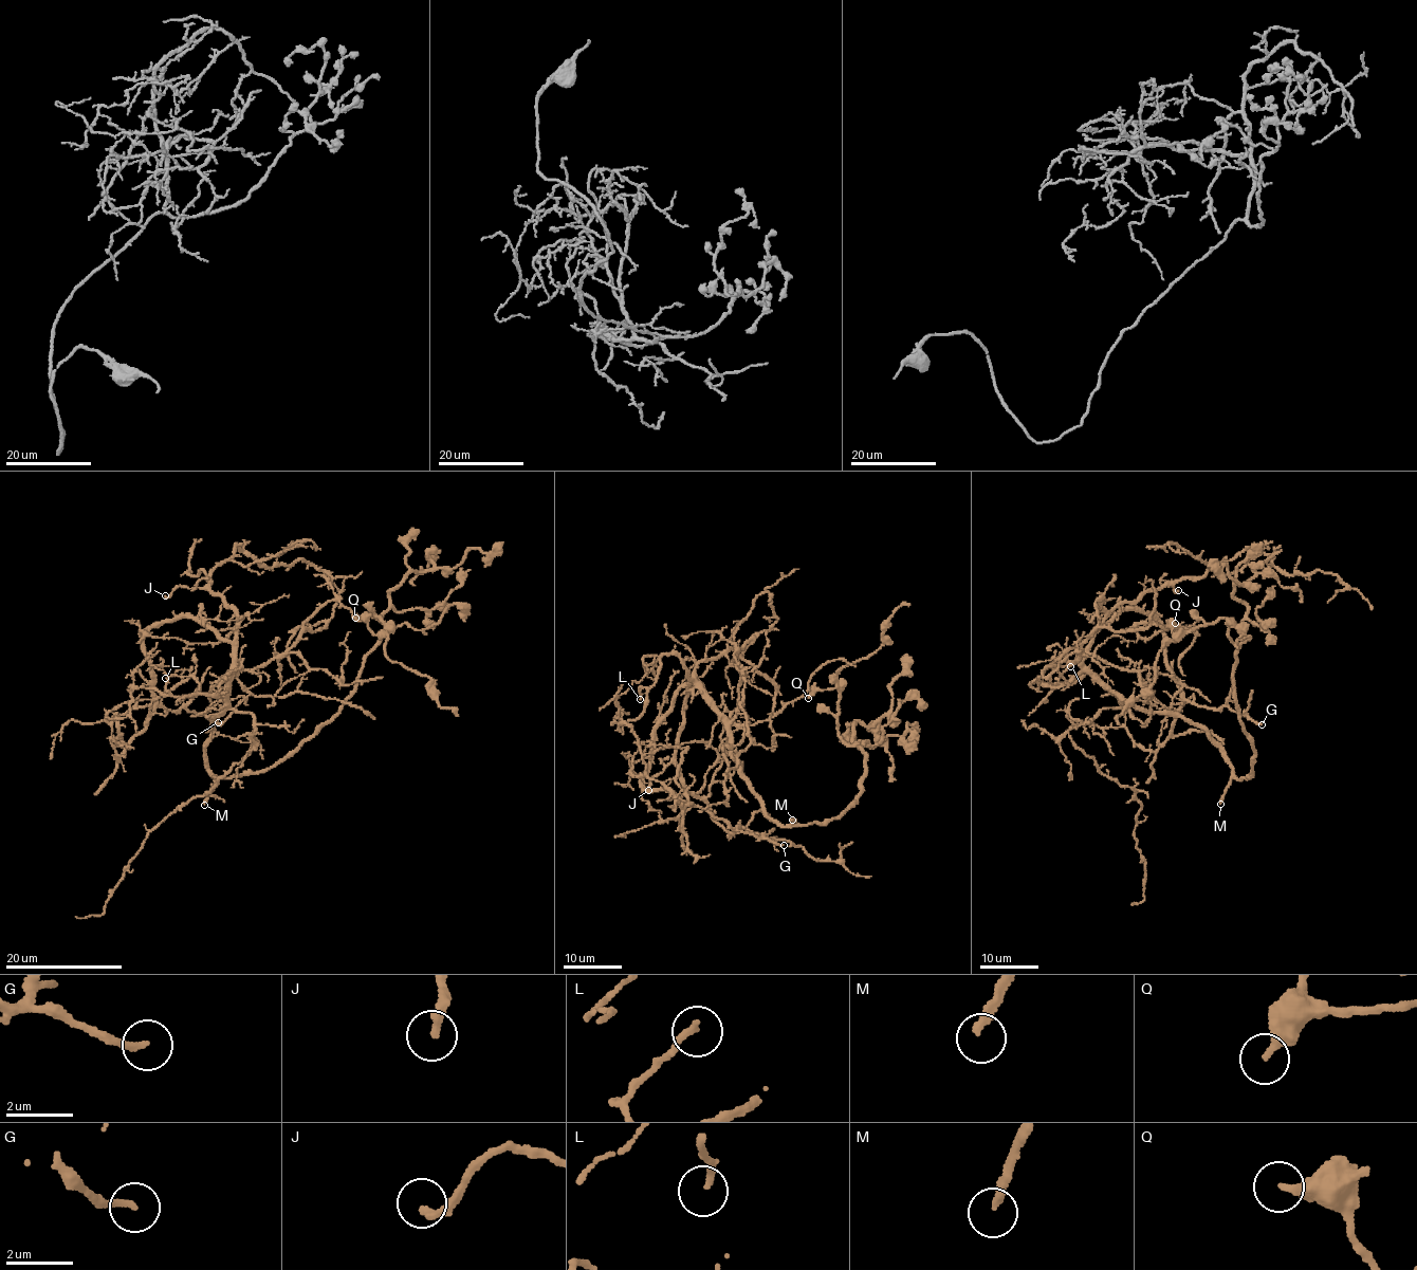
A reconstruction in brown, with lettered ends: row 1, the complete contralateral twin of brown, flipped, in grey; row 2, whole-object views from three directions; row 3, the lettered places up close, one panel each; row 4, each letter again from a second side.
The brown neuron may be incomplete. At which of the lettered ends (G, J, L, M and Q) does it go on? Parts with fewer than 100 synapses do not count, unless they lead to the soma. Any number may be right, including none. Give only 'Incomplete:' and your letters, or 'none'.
Incomplete: M

